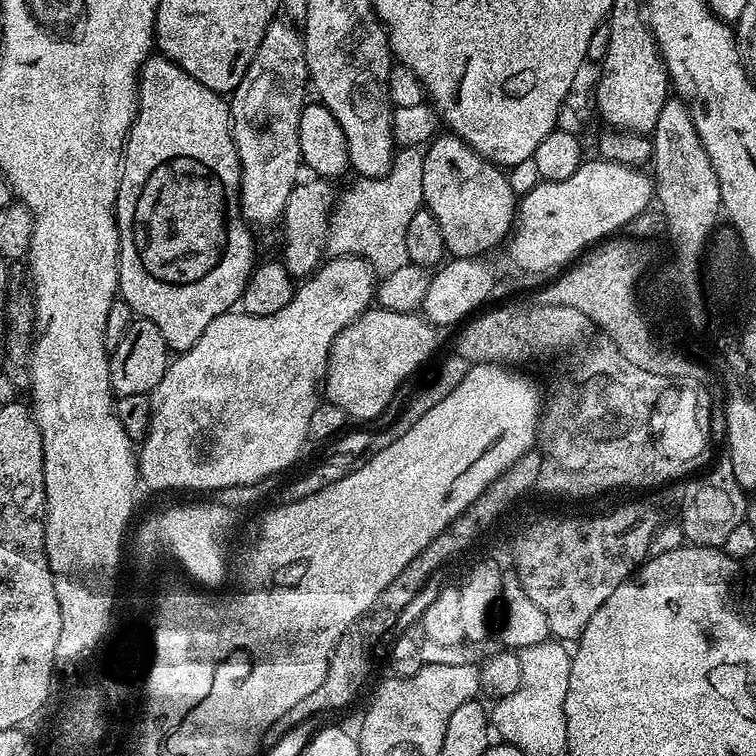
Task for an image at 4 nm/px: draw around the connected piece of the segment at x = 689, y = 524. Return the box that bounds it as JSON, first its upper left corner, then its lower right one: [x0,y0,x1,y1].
[678,454,749,547]

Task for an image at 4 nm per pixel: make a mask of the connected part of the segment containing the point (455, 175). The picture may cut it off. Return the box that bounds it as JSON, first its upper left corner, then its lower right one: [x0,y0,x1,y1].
[420,134,518,257]

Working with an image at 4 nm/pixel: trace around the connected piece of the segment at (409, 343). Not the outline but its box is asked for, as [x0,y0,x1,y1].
[322,306,437,421]

